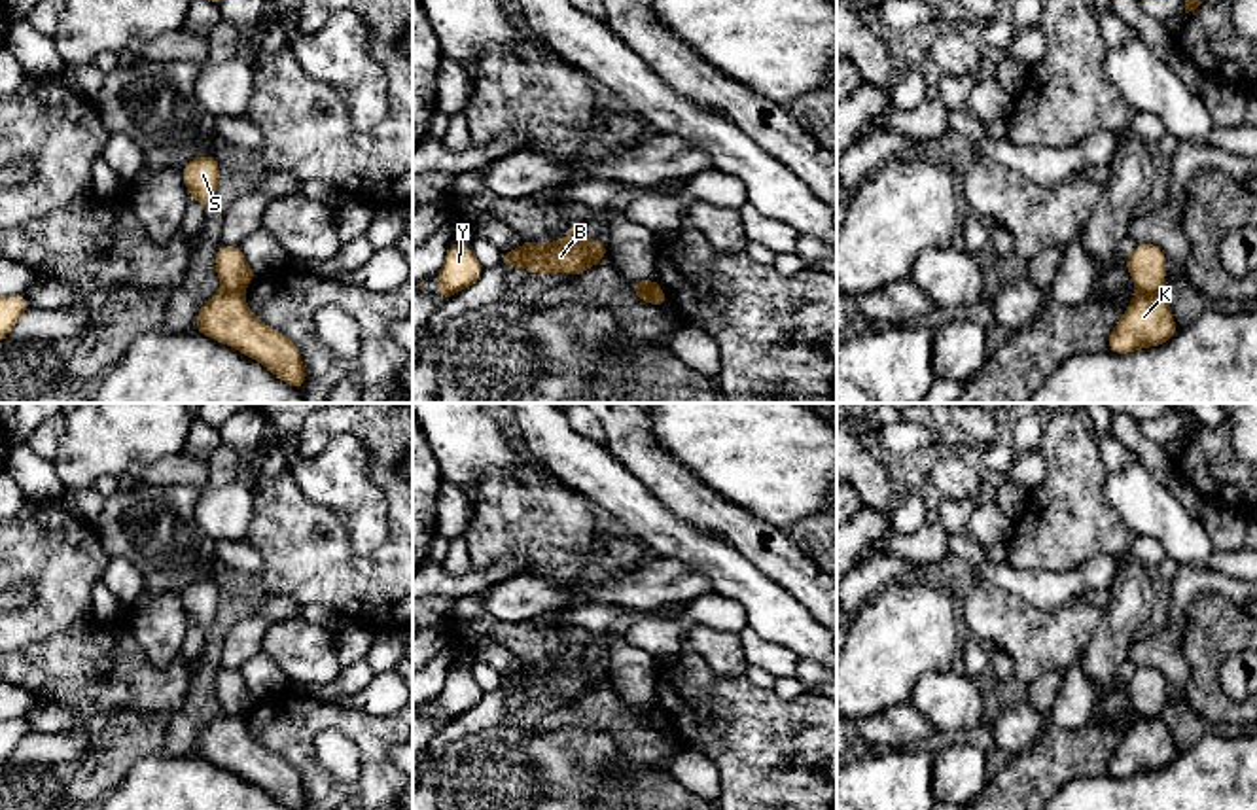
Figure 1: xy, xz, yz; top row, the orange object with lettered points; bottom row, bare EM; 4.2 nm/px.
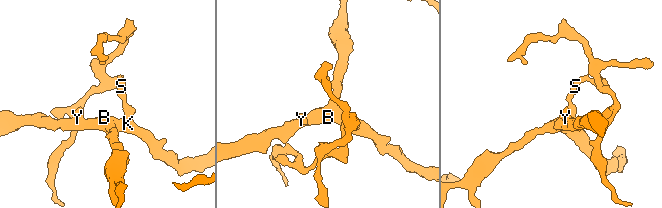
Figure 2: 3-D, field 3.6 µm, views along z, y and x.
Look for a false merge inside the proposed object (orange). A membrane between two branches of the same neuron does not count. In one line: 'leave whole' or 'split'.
split

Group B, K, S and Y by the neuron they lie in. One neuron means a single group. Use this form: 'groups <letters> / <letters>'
groups B K Y / S

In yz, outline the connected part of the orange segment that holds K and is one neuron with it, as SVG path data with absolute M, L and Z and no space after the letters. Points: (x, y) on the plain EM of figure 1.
M1160 715L1136 717L1107 761L1107 774L1128 778L1168 766L1177 755L1172 732Z

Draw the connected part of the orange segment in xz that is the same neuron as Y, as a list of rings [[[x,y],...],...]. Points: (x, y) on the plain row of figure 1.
[[[456,664],[449,670],[441,693],[435,696],[439,704],[441,725],[454,717],[471,712],[485,696],[485,691],[475,683],[466,664]]]

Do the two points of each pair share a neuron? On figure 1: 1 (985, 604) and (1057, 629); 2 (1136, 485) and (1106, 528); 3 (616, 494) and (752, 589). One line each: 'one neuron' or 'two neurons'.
1: one neuron
2: two neurons
3: one neuron

